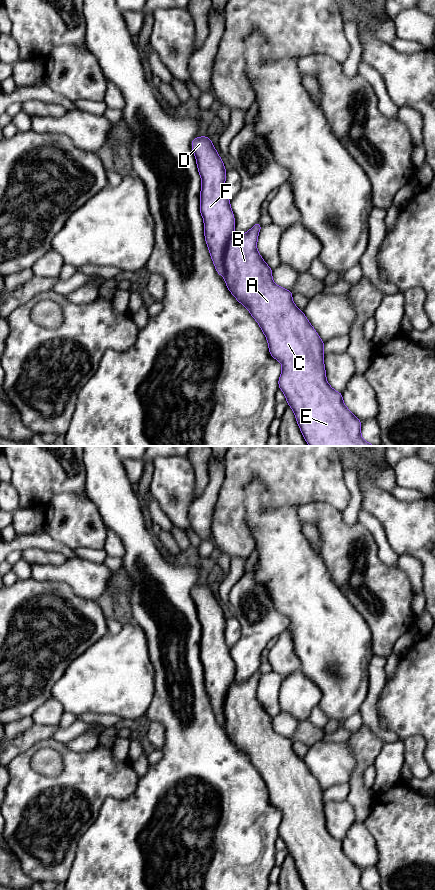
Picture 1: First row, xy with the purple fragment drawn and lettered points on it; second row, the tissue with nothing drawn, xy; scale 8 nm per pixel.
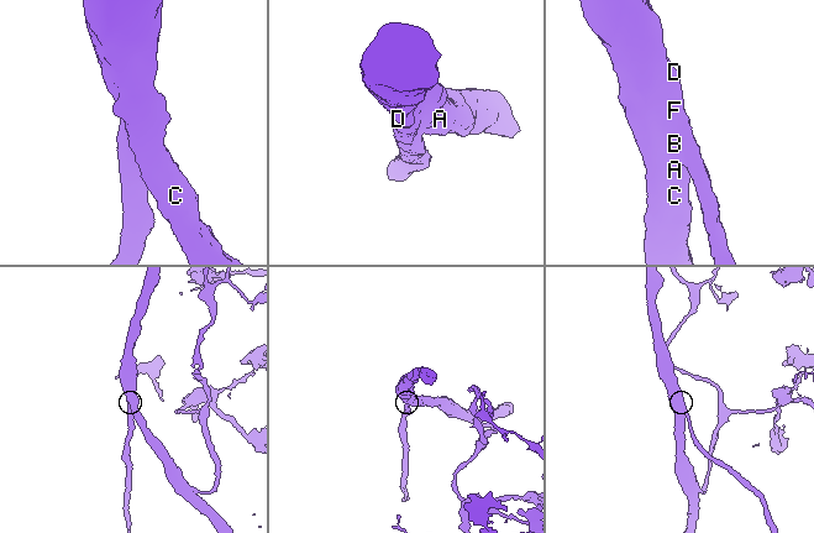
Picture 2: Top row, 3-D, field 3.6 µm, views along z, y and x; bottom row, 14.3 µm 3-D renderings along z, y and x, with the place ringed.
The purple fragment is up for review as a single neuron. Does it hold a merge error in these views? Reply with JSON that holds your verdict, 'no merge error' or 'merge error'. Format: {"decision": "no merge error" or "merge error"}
{"decision": "no merge error"}

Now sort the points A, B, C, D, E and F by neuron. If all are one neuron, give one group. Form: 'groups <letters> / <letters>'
groups A B C D E F

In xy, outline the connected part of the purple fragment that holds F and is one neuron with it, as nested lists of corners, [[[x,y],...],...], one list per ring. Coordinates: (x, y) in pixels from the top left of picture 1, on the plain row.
[[[209,585],[193,587],[198,619],[202,628],[200,661],[204,668],[205,688],[216,719],[225,727],[233,744],[257,769],[268,789],[269,800],[282,812],[279,837],[294,859],[306,890],[366,890],[361,885],[361,869],[345,854],[342,841],[336,840],[326,828],[324,790],[292,748],[292,740],[273,730],[272,717],[257,698],[261,672],[257,670],[247,681],[234,681],[235,667],[224,632],[226,617]]]

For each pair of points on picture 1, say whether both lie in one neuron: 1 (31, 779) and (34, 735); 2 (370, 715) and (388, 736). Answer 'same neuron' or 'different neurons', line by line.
1: different neurons
2: same neuron

